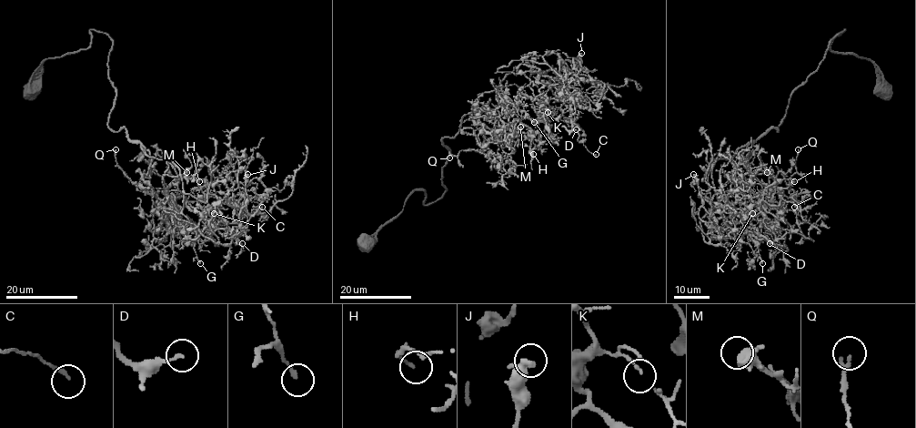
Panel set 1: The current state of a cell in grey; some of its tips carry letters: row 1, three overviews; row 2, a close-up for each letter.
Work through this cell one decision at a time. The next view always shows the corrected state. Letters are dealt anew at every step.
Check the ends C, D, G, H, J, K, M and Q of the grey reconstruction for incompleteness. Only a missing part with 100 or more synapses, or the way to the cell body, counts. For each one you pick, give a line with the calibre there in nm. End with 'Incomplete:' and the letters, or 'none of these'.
Incomplete: none of these

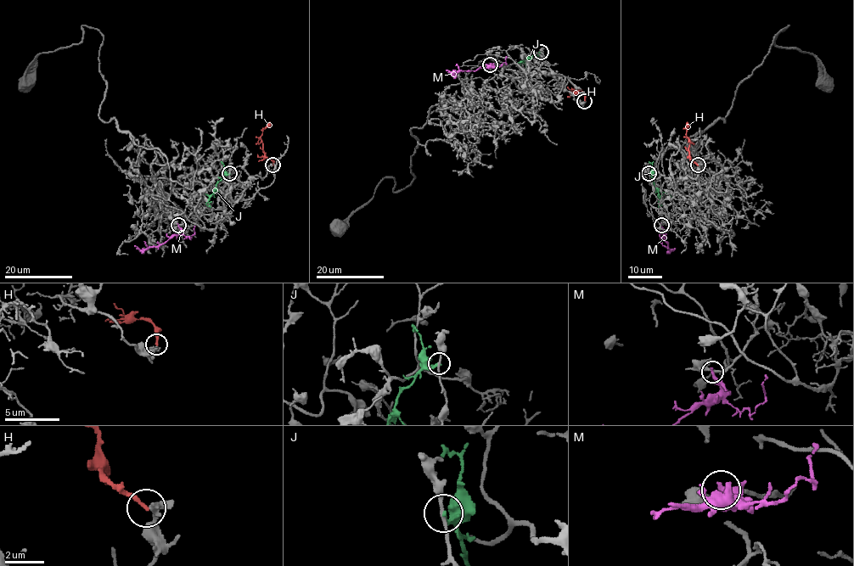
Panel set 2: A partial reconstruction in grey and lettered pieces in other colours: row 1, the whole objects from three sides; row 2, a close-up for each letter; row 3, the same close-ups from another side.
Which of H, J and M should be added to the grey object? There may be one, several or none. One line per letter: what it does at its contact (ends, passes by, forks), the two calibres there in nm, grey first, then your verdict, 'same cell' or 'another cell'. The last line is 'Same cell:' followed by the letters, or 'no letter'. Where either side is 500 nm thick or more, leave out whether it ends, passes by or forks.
H: it ends | 320/190 nm | same cell
J: it ends | 160/240 nm | another cell
M: it ends | 180/360 nm | another cell
Same cell: H

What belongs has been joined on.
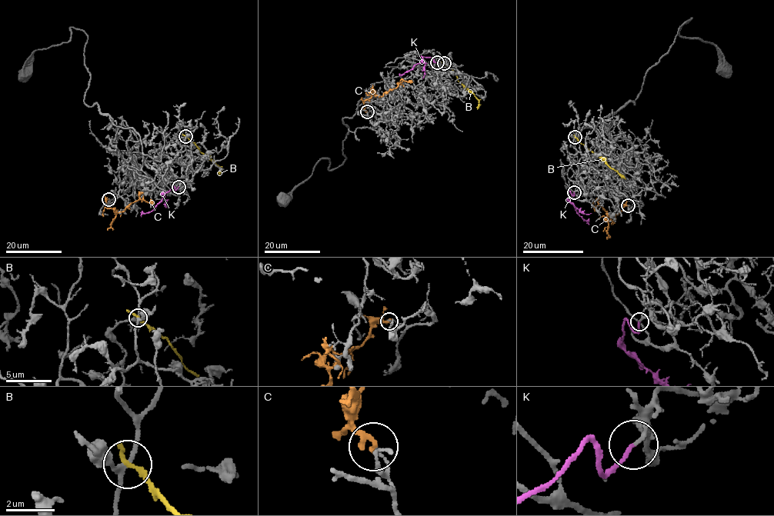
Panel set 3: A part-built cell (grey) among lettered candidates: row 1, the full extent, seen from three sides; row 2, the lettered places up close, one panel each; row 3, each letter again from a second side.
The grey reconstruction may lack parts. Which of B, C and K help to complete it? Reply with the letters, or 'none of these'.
K

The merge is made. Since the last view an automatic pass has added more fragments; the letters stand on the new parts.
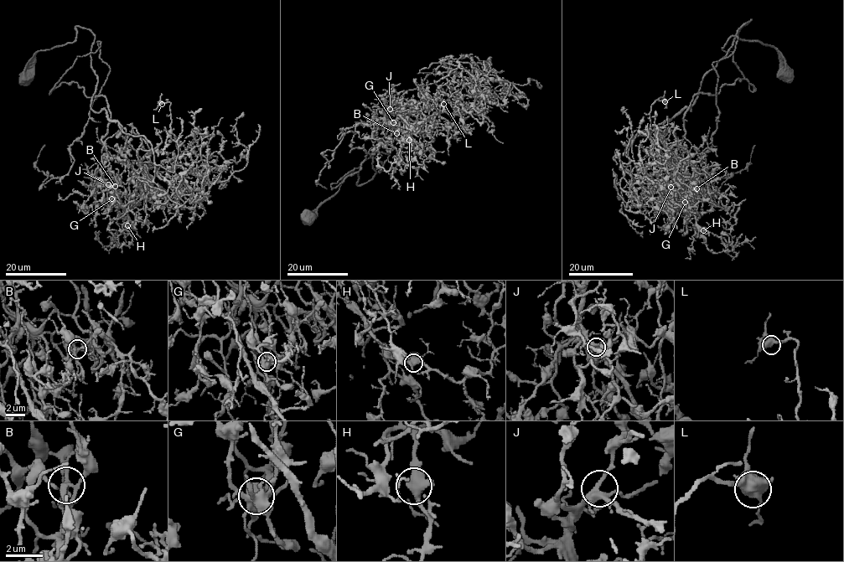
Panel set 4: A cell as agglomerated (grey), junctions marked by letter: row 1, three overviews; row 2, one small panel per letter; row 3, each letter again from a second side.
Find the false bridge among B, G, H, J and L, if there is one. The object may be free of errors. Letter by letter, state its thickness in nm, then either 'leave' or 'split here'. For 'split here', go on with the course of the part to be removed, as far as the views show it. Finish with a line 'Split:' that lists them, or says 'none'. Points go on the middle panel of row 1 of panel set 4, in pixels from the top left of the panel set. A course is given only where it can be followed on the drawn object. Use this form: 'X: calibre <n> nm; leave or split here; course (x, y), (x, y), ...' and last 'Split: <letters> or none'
B: calibre 240 nm; leave
G: calibre 460 nm; split here; course (393, 123), (331, 187), (392, 149), (344, 136), (327, 188)
H: calibre 480 nm; leave
J: calibre 360 nm; leave
L: calibre 480 nm; leave
Split: G

